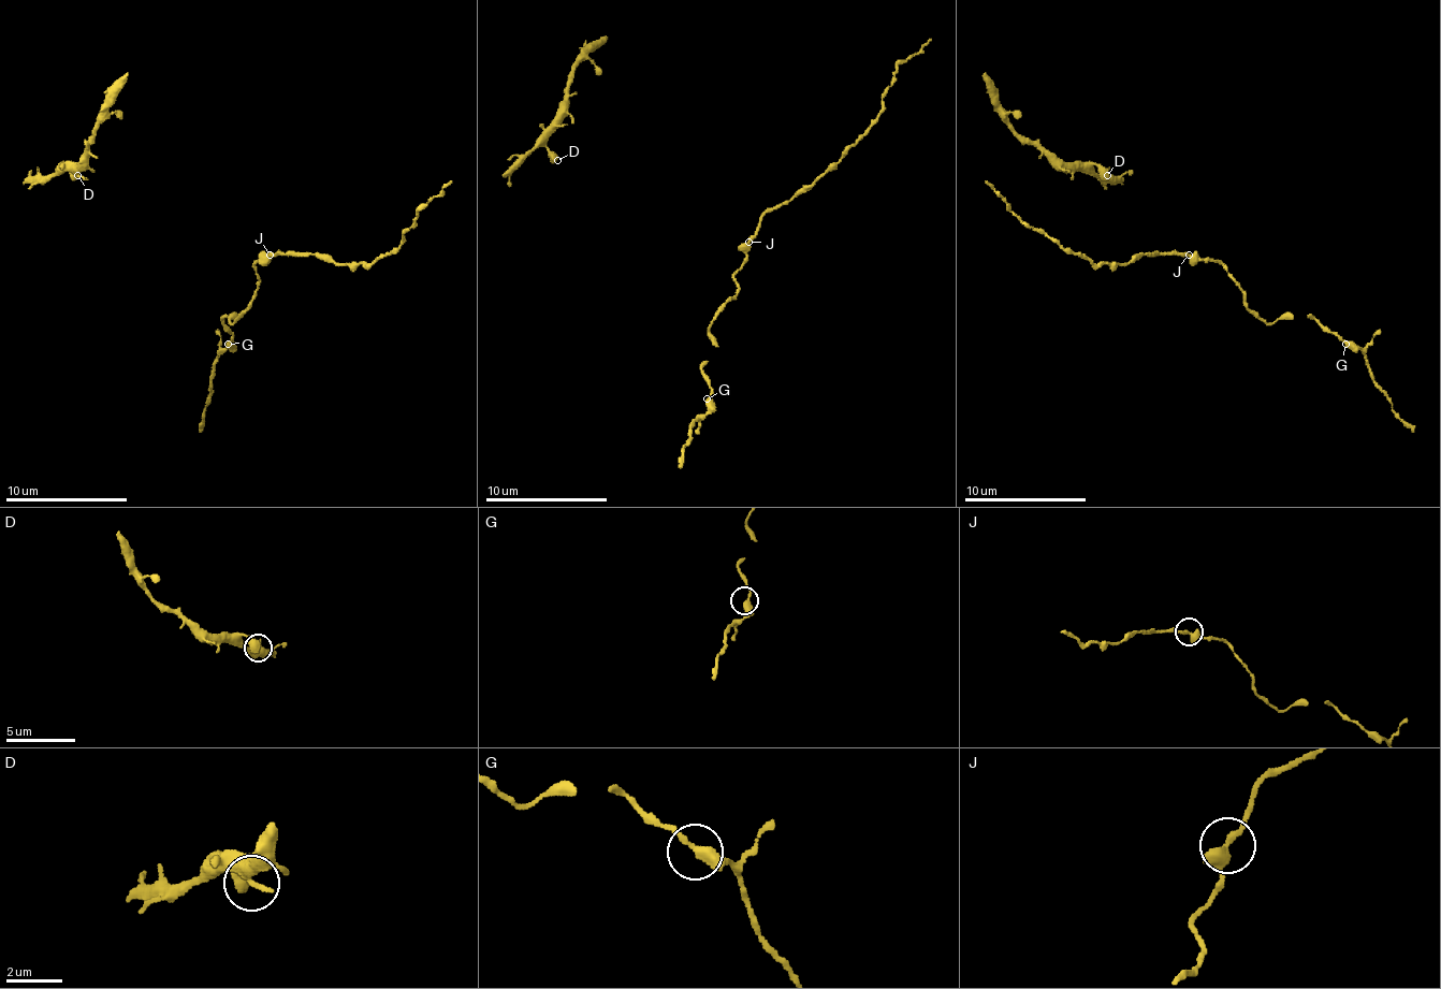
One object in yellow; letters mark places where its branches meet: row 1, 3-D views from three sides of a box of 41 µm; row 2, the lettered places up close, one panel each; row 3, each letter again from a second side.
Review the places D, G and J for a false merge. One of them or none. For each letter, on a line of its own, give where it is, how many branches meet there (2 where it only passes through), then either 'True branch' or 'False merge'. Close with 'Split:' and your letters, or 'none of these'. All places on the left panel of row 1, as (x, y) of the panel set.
D: Place: (77, 175). Branches: 1. True branch
G: Place: (228, 344). Branches: 2. True branch
J: Place: (270, 255). Branches: 2. True branch
Split: none of these

